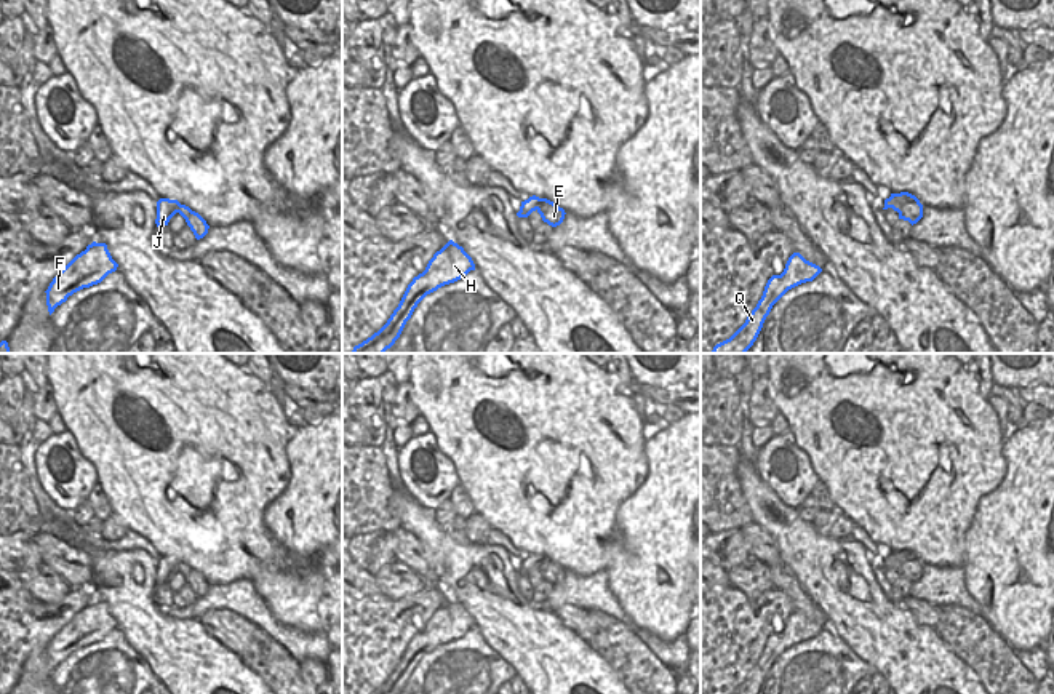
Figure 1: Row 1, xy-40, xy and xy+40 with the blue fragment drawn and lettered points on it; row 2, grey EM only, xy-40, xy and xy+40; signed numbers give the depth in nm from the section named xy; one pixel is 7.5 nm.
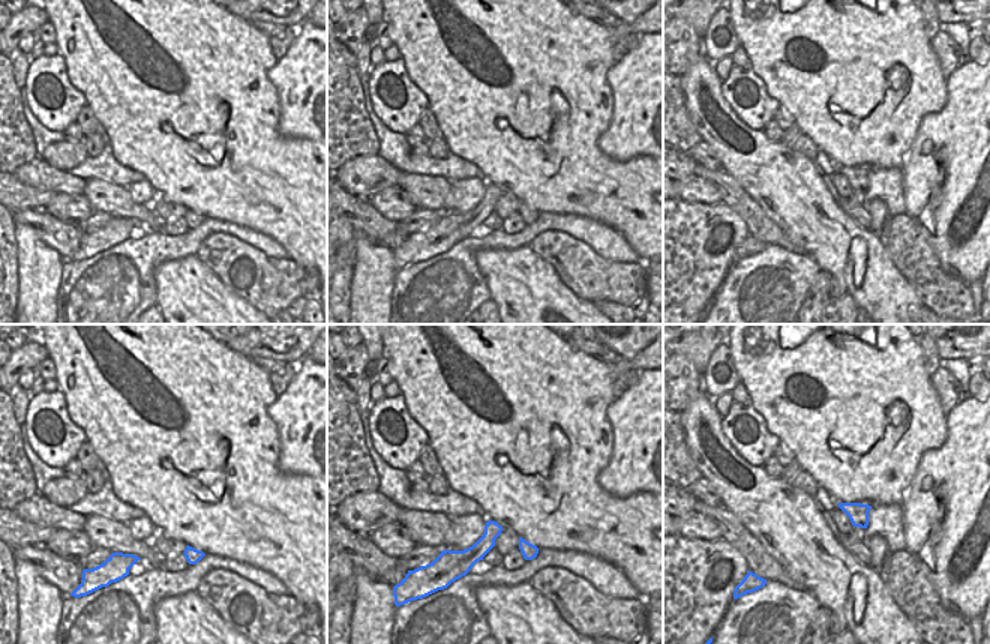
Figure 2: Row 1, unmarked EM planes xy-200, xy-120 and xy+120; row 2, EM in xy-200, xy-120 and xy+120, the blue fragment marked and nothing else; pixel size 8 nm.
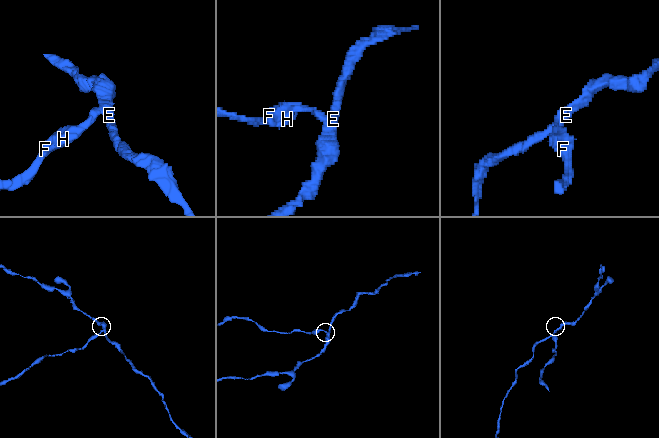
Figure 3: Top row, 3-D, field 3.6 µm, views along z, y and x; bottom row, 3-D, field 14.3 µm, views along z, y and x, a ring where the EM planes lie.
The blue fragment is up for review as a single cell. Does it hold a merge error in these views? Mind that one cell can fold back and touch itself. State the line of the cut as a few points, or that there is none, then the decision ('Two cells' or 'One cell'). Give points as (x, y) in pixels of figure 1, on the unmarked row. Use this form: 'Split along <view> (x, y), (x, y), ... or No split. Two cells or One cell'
Split along xy (541, 557), (534, 566). Two cells.

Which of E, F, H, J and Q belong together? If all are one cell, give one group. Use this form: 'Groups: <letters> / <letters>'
Groups: E / F H J Q.

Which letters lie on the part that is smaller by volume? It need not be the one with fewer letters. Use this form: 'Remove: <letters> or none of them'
Remove: F, H, J, Q

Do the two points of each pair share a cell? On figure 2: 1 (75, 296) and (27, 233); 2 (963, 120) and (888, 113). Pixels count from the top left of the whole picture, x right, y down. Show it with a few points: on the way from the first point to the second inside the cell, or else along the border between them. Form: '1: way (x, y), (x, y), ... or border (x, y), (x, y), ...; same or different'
1: border (63, 260), (56, 308); different
2: border (945, 87), (945, 105), (921, 120), (911, 149); different

